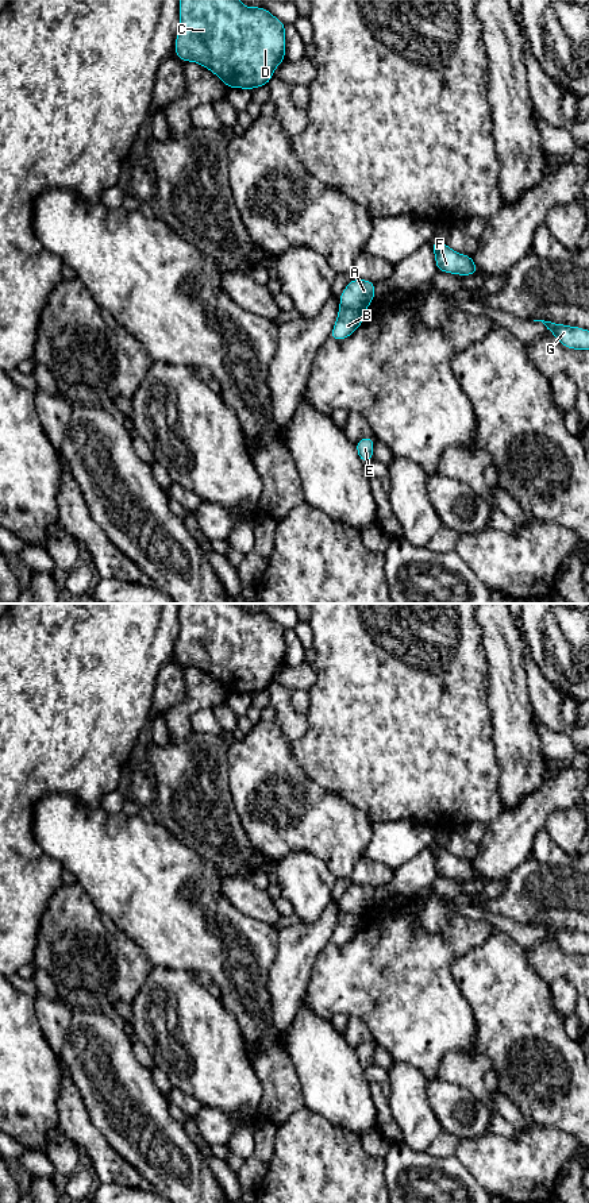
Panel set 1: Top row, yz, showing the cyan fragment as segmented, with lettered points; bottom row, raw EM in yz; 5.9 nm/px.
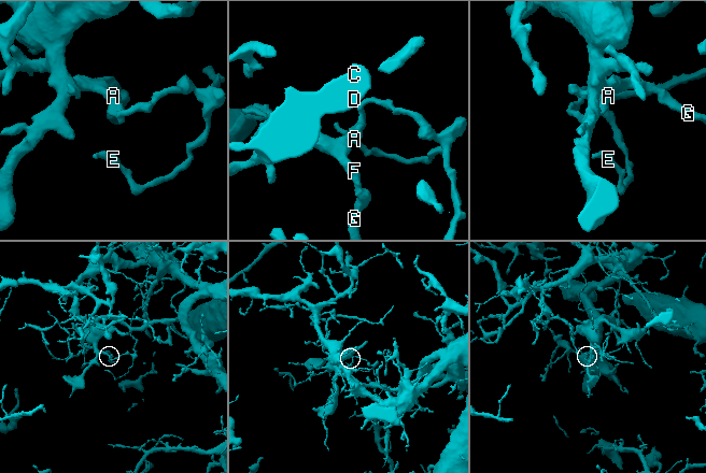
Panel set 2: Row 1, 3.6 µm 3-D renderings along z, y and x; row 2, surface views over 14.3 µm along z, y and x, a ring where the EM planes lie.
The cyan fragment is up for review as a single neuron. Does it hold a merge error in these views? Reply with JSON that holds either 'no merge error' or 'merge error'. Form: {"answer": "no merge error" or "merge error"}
{"answer": "merge error"}

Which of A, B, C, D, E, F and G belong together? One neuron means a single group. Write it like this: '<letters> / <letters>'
A C D F G / B E

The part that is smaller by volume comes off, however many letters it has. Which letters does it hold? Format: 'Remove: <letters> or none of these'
Remove: B, E

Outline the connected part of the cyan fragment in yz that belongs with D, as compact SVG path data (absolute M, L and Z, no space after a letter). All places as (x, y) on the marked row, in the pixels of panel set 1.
M180 0L180 32L174 54L193 61L217 76L228 89L250 89L267 85L276 68L285 61L285 24L263 7L249 8L239 0Z

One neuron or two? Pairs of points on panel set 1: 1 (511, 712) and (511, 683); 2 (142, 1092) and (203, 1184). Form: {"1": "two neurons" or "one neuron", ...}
{"1": "one neuron", "2": "one neuron"}

